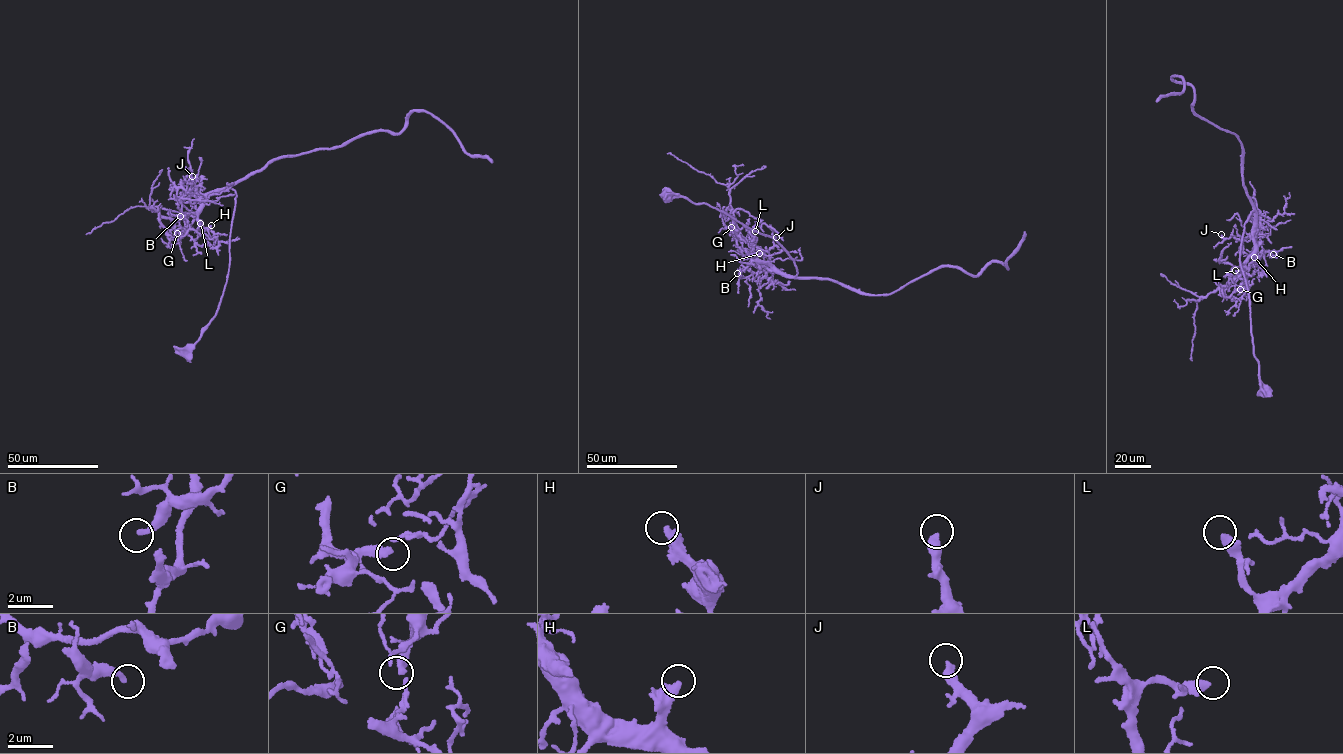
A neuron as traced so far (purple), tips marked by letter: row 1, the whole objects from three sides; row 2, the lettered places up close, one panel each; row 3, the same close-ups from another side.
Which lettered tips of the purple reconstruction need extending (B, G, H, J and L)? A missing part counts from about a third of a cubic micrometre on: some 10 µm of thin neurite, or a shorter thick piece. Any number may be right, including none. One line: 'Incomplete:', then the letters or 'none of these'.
Incomplete: H, J

